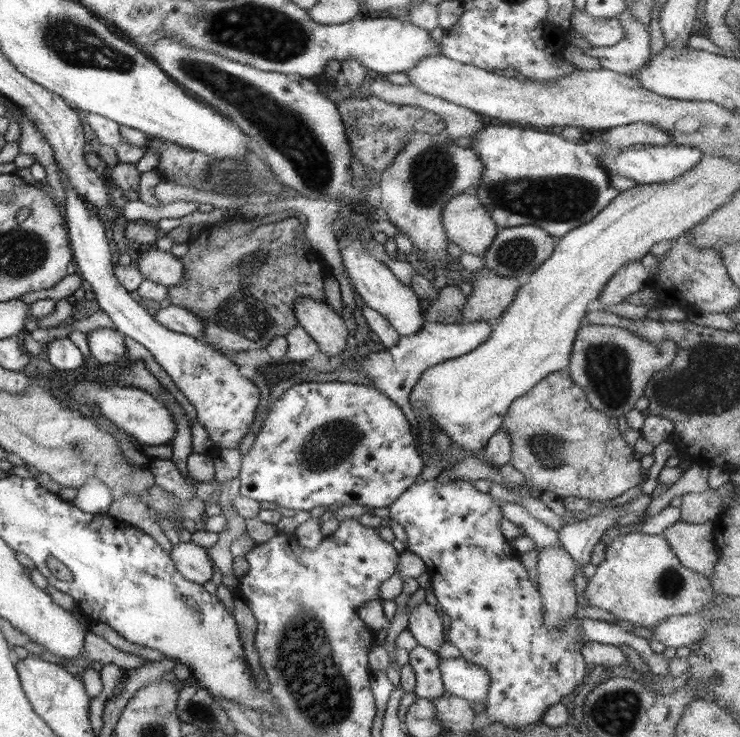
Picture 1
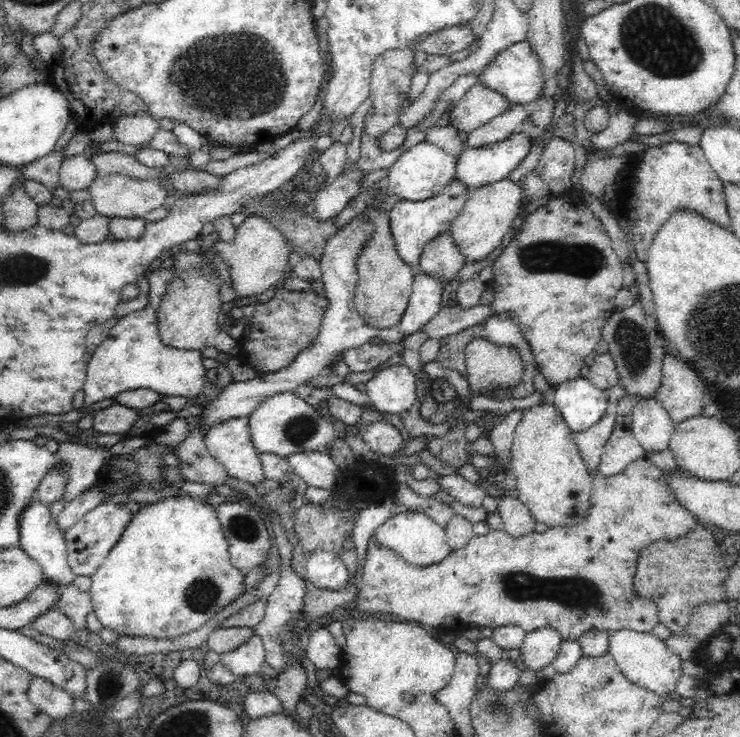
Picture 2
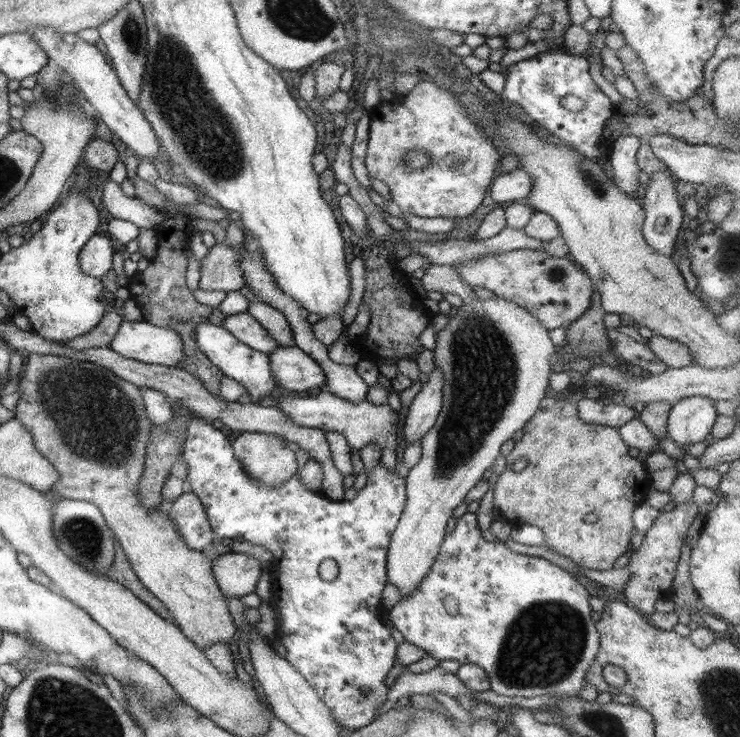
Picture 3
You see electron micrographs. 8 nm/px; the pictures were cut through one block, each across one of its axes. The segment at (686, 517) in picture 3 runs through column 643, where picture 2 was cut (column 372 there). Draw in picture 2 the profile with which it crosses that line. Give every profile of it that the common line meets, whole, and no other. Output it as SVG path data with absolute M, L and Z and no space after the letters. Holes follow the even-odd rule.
M642 456L638 458L638 461L626 466L624 471L617 473L611 478L605 478L600 475L594 476L589 516L582 523L581 526L567 527L566 529L548 529L541 534L532 532L519 538L508 537L506 532L499 529L490 530L483 536L475 536L473 540L470 540L469 544L466 544L466 546L460 548L458 551L451 551L446 558L430 566L418 566L406 562L397 552L392 551L382 544L377 544L375 536L372 535L370 540L368 540L368 546L366 546L364 563L359 568L357 574L358 594L356 600L358 604L356 604L353 614L388 614L388 616L396 616L402 622L422 624L426 627L437 627L446 624L450 618L458 619L462 624L472 622L480 628L493 628L511 624L519 626L526 633L550 627L561 634L563 641L570 640L574 642L579 642L582 634L588 632L588 630L607 630L607 632L611 633L616 630L628 629L634 630L634 632L650 633L654 626L658 624L658 609L656 609L656 605L650 599L640 599L637 597L637 593L633 591L633 576L636 570L638 551L642 550L644 546L658 544L658 542L664 539L676 540L676 538L686 536L694 528L694 524L698 524L696 517L686 511L674 499L674 495L670 493L668 483L666 483L665 473L654 466L652 462L648 461L645 456Z

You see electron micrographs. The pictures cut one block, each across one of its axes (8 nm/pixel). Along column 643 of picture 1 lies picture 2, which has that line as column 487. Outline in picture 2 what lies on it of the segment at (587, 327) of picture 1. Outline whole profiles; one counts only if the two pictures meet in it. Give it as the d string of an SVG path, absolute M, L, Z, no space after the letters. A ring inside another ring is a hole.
M474 339L465 348L469 386L474 394L487 394L490 387L511 387L523 371L517 350Z

